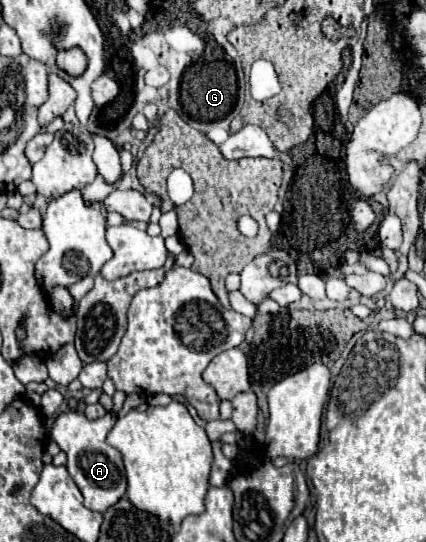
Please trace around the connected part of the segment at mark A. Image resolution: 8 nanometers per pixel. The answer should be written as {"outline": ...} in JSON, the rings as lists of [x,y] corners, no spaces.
{"outline":[[[67,409],[53,419],[51,439],[65,451],[67,455],[67,471],[77,483],[79,491],[85,497],[85,507],[91,511],[105,513],[111,505],[115,505],[127,491],[127,477],[121,453],[107,443],[107,433],[115,425],[115,415],[107,413],[95,421],[87,419],[83,413],[75,409]]]}

